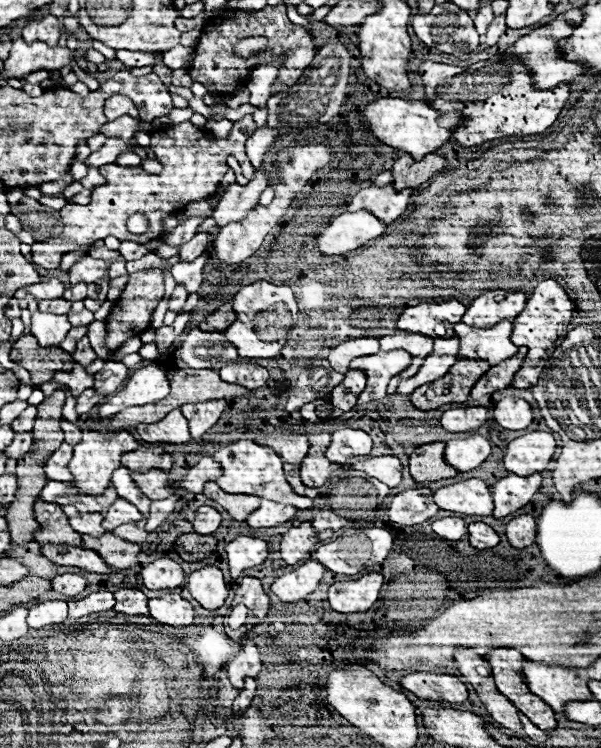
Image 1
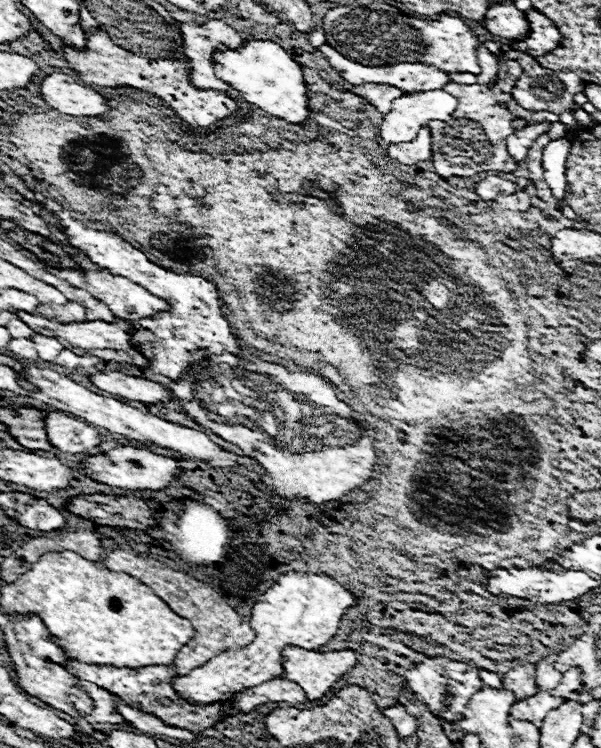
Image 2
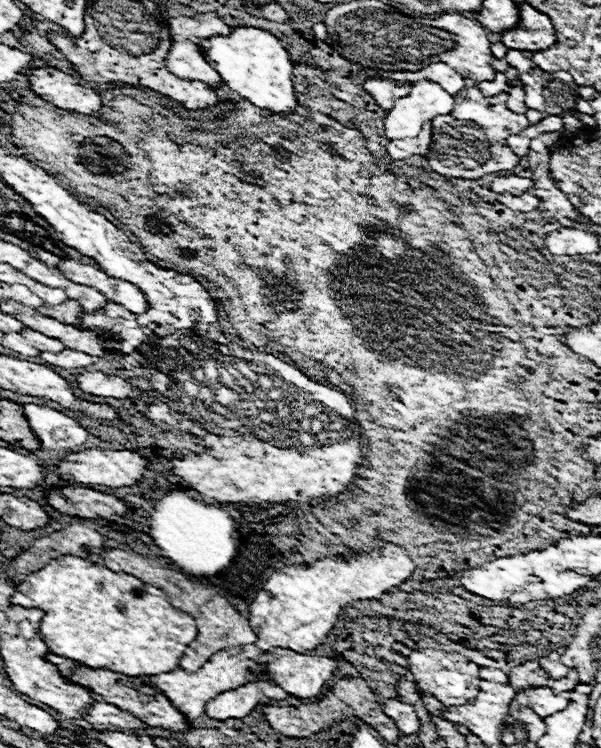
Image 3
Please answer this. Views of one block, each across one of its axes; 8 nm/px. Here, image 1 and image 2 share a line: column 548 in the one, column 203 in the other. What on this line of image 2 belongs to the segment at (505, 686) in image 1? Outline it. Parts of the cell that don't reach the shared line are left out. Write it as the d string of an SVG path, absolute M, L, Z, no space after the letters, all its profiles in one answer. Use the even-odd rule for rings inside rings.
M68 660L64 666L74 676L80 676L80 680L88 680L88 682L94 682L96 686L100 686L100 688L106 688L108 692L118 696L124 704L128 704L128 706L132 706L140 712L148 712L150 716L156 716L164 724L172 724L174 728L184 728L184 730L190 730L190 732L202 732L206 728L212 728L216 722L220 722L230 712L228 704L214 702L210 706L196 706L196 704L188 704L186 700L182 700L170 684L170 678L178 676L174 668L150 666L150 668L128 670L128 668L114 668L114 666L84 664L84 662L76 662L76 660Z

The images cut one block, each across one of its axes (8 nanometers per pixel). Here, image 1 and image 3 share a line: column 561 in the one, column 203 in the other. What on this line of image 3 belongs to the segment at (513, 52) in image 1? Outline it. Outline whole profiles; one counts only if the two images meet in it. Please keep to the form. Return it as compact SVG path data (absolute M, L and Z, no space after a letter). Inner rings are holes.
M212 12L196 14L196 16L178 16L178 18L168 16L168 24L170 24L170 34L172 34L172 50L168 52L168 58L166 58L168 68L172 68L172 72L176 72L176 76L184 80L198 80L198 82L208 84L210 88L218 88L222 80L216 74L216 70L204 60L204 54L200 52L200 42L210 36L230 36L232 28L224 24L224 20Z

